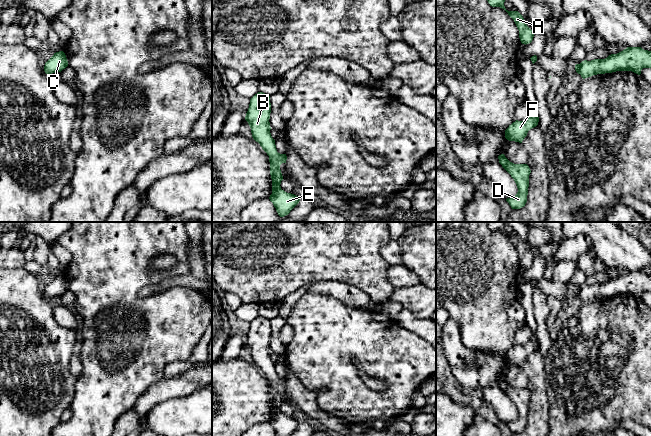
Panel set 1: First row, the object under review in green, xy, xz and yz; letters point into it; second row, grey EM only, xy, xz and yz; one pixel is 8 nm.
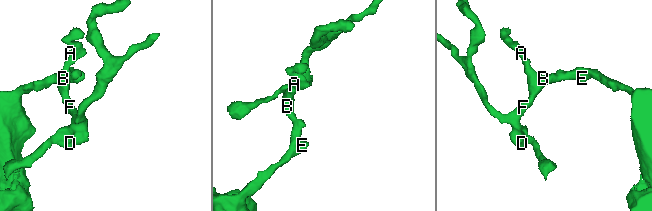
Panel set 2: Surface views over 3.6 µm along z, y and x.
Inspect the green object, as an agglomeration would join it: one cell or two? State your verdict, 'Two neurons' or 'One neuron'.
One neuron

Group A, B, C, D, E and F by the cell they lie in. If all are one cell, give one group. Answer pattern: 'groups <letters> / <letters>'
groups A B C D E F

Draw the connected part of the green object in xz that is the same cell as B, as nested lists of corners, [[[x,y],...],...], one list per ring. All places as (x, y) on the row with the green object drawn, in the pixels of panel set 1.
[[[258,92],[250,99],[245,120],[251,128],[253,139],[260,144],[269,156],[270,175],[272,179],[272,194],[269,199],[276,208],[278,215],[284,217],[299,203],[300,197],[281,189],[280,184],[283,176],[280,165],[286,163],[287,156],[286,154],[277,152],[275,140],[270,133],[270,113],[270,96],[263,92]]]

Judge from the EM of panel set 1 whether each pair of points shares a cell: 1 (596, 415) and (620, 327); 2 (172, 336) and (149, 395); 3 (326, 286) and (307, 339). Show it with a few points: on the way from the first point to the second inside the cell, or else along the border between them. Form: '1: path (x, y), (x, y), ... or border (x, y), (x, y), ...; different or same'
1: path (600, 393), (600, 372), (603, 366), (619, 349); same
2: border (163, 376), (152, 384), (136, 401); different
3: border (308, 291), (332, 295), (345, 304); different

